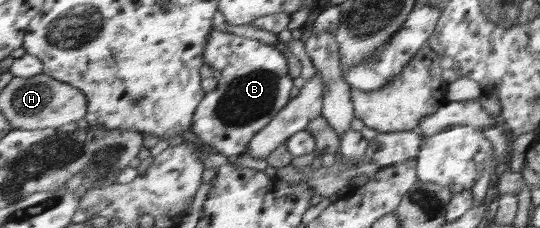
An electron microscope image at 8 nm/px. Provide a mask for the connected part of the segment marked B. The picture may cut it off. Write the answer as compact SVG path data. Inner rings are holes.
M216 29L210 33L208 47L205 49L205 63L214 69L216 88L205 93L205 98L197 106L194 125L191 129L202 142L226 157L241 156L248 151L248 143L261 129L268 127L277 117L277 113L290 101L292 77L289 75L288 59L274 45L260 43L258 39L238 37L230 33L222 33Z

